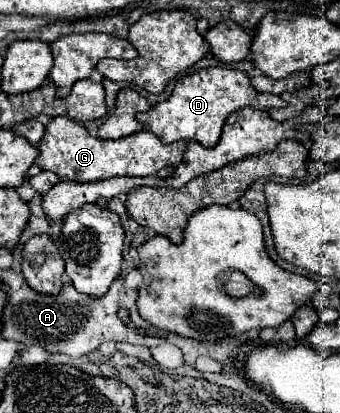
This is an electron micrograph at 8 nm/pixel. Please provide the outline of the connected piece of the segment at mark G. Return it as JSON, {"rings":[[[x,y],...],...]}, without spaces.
{"rings":[[[59,116],[45,126],[45,136],[37,148],[39,156],[35,164],[43,170],[55,172],[61,180],[97,182],[113,176],[153,176],[163,168],[175,168],[183,160],[187,142],[163,144],[149,130],[141,130],[119,140],[101,140],[91,136],[85,126],[79,126],[71,118]]]}

